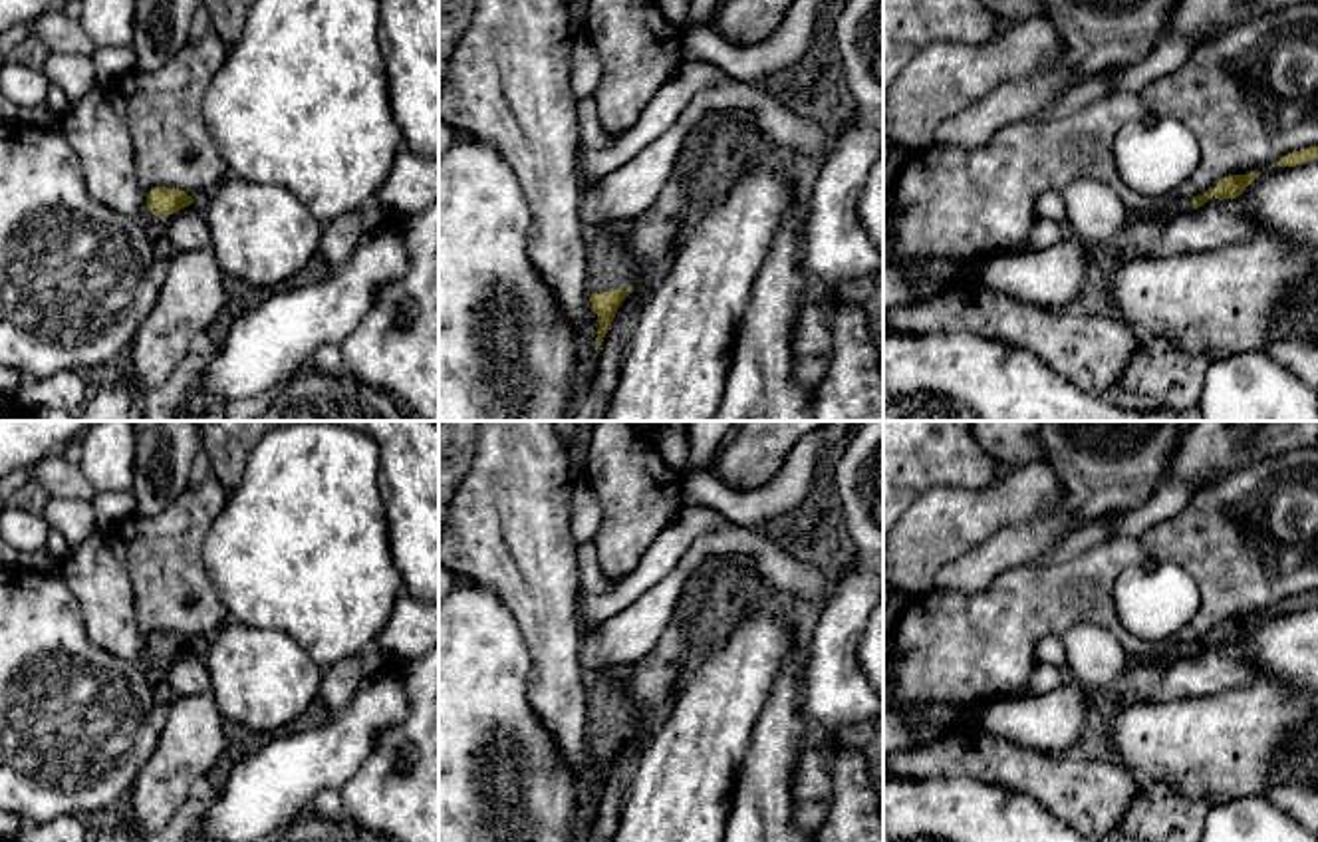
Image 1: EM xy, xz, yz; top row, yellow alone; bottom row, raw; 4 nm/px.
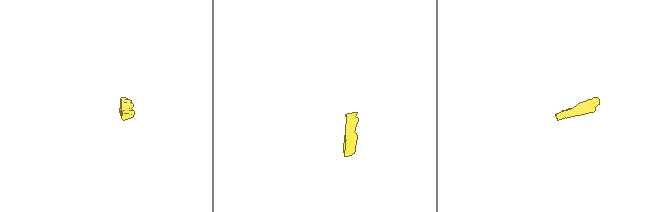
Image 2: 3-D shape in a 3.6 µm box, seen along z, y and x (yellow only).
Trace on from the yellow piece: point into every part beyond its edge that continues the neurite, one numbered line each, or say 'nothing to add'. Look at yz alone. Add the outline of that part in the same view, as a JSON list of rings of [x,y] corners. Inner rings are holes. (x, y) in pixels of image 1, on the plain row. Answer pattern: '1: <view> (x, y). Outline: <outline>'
1: yz (1150, 668). Outline: [[[1193,643],[1175,645],[1171,651],[1165,651],[1165,653],[1153,657],[1153,659],[1133,667],[1131,679],[1137,679],[1139,683],[1143,683],[1145,679],[1155,675],[1159,669],[1163,669],[1173,659],[1177,659],[1181,655],[1193,655],[1193,653],[1195,653]]]

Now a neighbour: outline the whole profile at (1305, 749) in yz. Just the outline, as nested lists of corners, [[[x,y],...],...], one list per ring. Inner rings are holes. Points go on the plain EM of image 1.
[[[1318,735],[1300,739],[1294,749],[1286,755],[1286,763],[1306,771],[1308,763],[1318,755]]]

